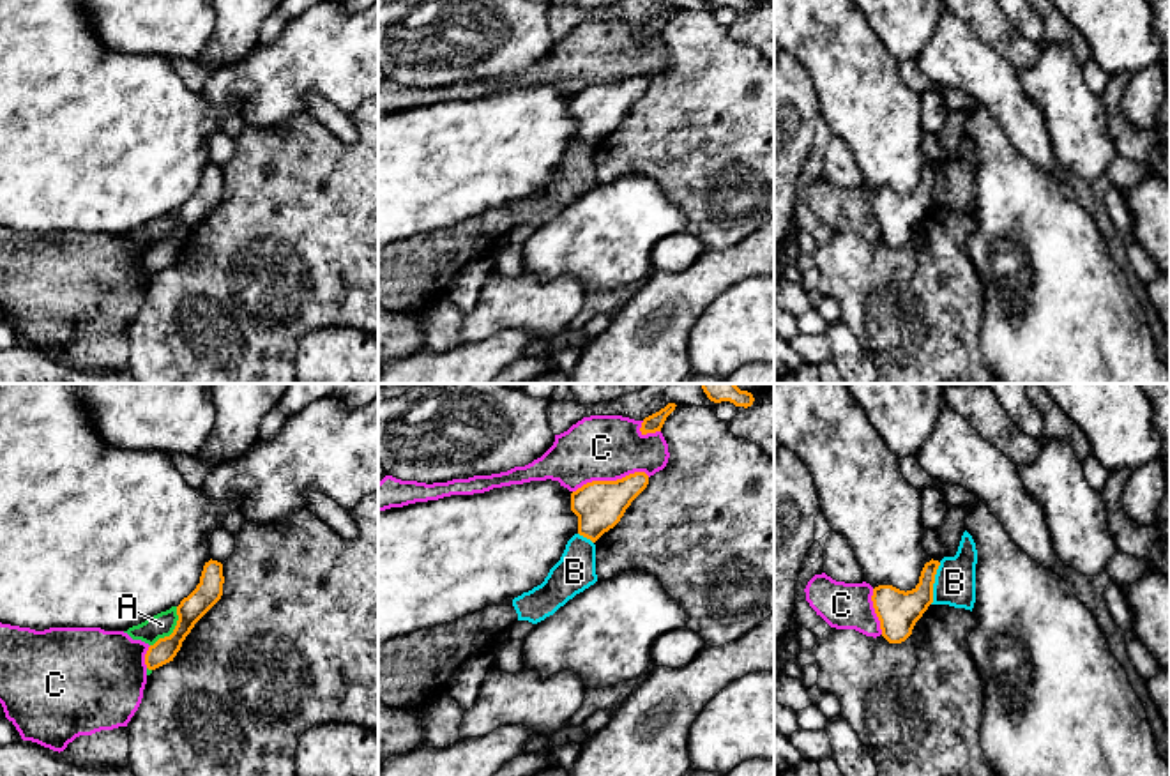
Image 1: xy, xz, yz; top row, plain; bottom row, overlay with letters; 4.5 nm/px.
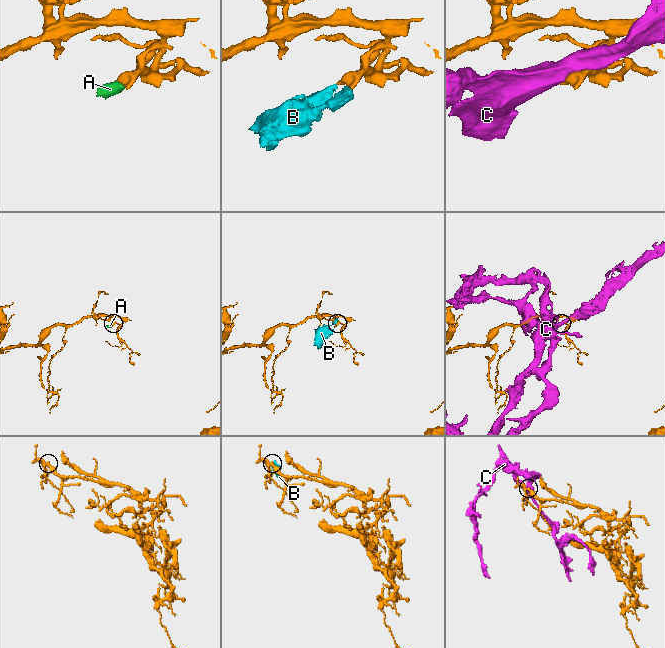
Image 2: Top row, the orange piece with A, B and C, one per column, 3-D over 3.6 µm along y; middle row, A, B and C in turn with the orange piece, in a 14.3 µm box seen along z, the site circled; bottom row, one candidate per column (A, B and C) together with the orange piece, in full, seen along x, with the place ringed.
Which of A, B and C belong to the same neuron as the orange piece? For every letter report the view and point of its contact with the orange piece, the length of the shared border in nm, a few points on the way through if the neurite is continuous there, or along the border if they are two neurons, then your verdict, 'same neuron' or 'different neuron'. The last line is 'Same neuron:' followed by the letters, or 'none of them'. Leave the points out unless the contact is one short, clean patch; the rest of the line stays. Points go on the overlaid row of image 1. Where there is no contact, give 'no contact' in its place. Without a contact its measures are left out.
A: contact xy (174, 630); length 220 nm; border xy (177, 607), (175, 628), (151, 646); different neuron
B: contact yz (934, 582); length 200 nm; border yz (941, 562), (930, 603); different neuron
C: contact xz (610, 481); length 360 nm; different neuron
Same neuron: none of them

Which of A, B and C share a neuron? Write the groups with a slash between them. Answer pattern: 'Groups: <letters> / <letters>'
Groups: A B / C

